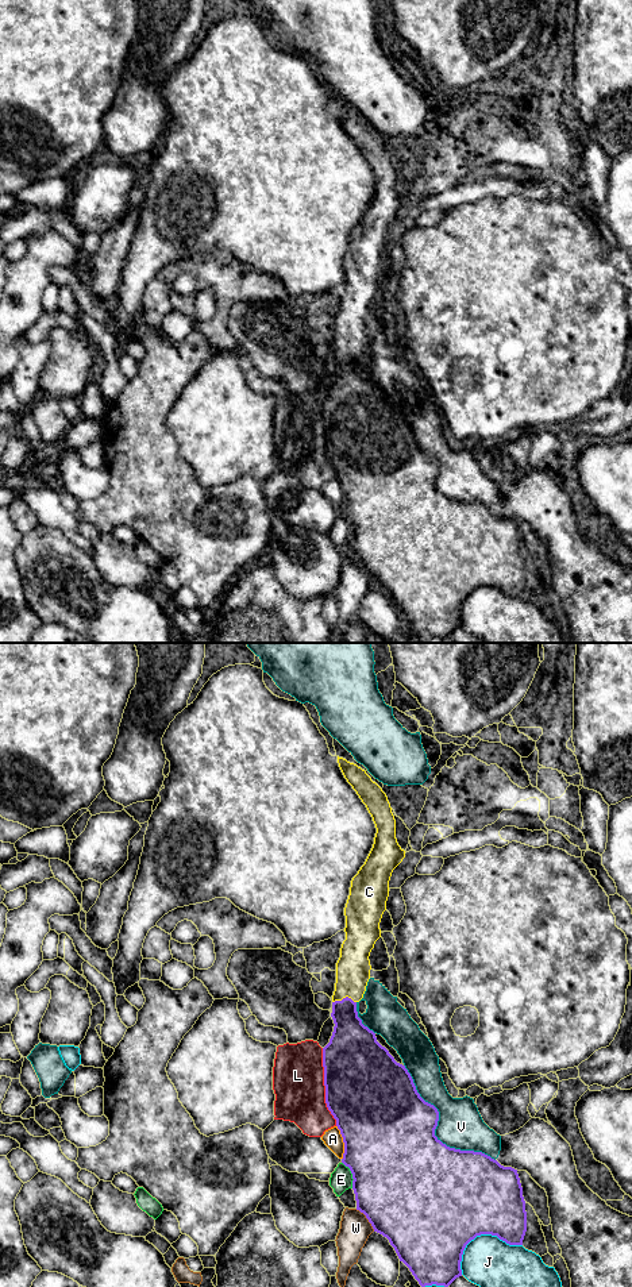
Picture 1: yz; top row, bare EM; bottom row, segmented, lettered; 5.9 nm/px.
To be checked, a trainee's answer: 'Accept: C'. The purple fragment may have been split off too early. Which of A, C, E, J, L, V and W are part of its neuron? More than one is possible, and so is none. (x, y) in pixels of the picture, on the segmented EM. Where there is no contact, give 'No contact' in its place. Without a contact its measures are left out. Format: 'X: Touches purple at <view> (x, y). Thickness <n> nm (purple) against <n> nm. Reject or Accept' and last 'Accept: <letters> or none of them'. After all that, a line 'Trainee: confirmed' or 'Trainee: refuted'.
A: Touches purple at yz (343, 1141). Thickness 500 nm (purple) against 110 nm. Reject
C: Touches purple at yz (343, 998). Thickness 220 nm (purple) against 200 nm. Accept
E: Touches purple at yz (353, 1175). Thickness 500 nm (purple) against 130 nm. Reject
J: Touches purple at yz (480, 1235). Thickness 500 nm (purple) against 300 nm. Reject
L: Touches purple at yz (326, 1087). Thickness 500 nm (purple) against 300 nm. Reject
V: Touches purple at yz (435, 1128). Thickness 500 nm (purple) against 260 nm. Reject
W: Touches purple at yz (366, 1217). Thickness 500 nm (purple) against 180 nm. Reject
Accept: C
Trainee: confirmed

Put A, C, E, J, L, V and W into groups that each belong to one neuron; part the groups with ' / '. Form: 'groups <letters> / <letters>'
groups A / C / E / J / L / V / W

